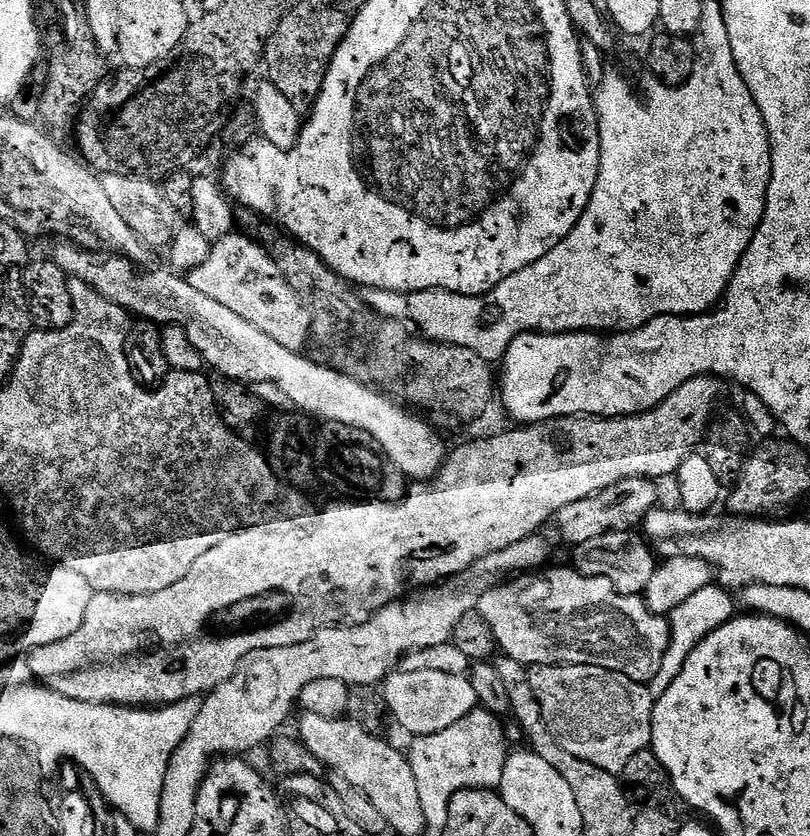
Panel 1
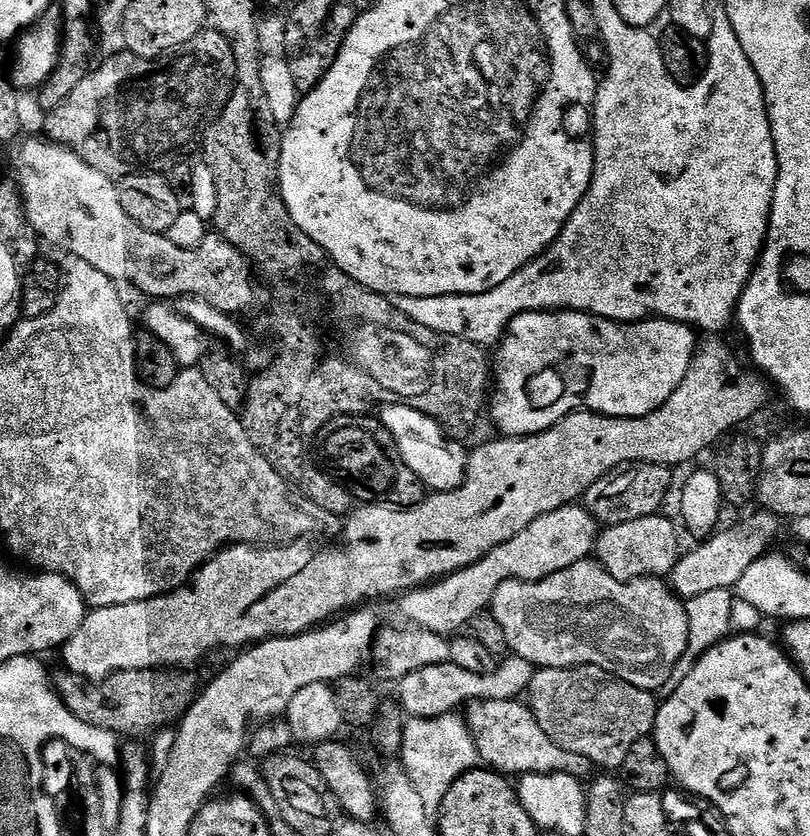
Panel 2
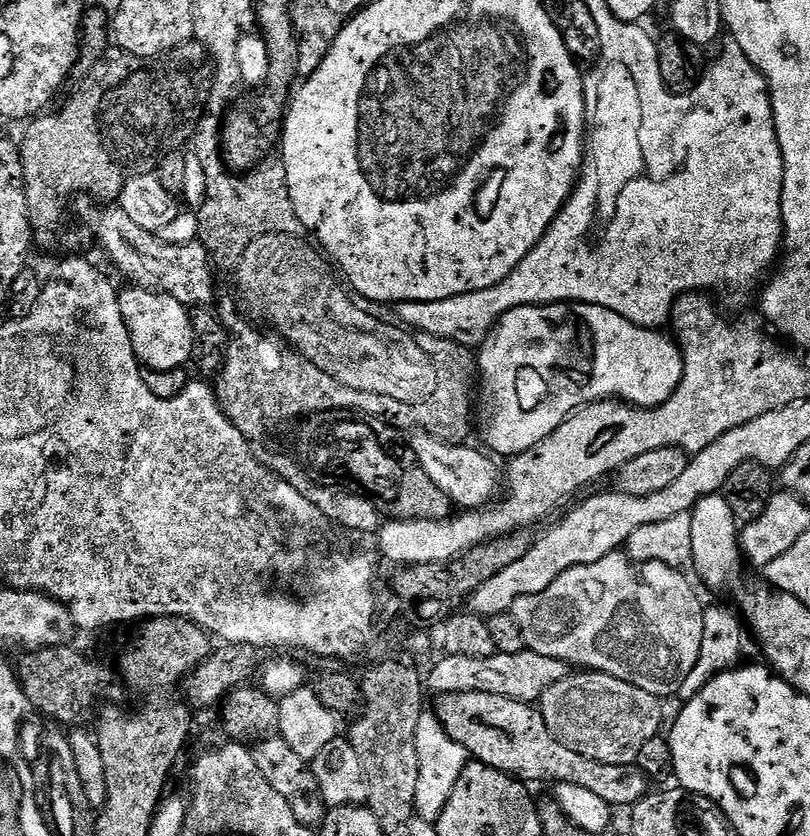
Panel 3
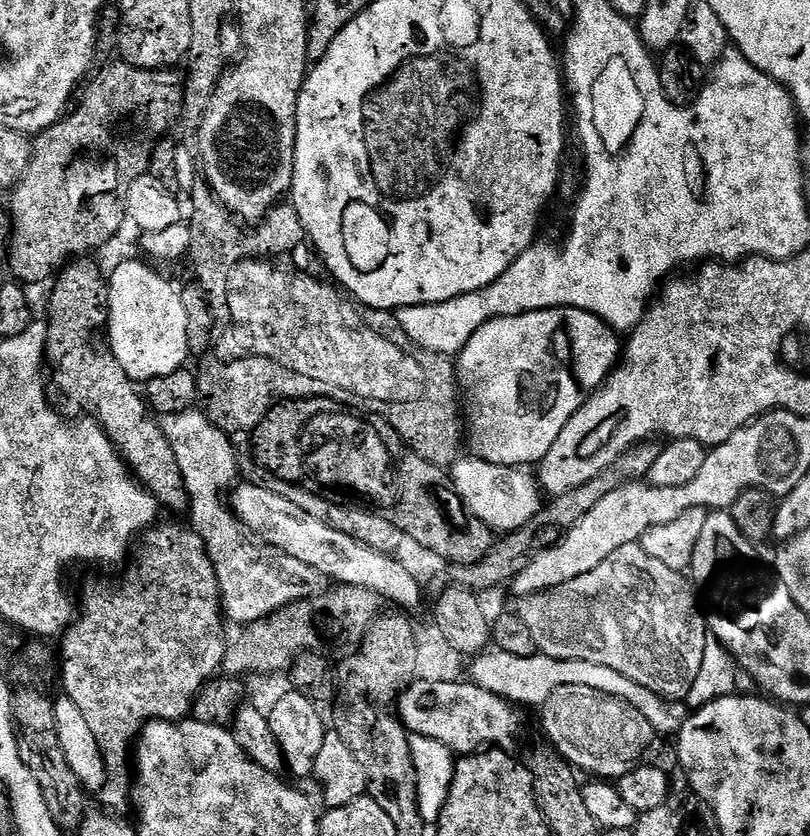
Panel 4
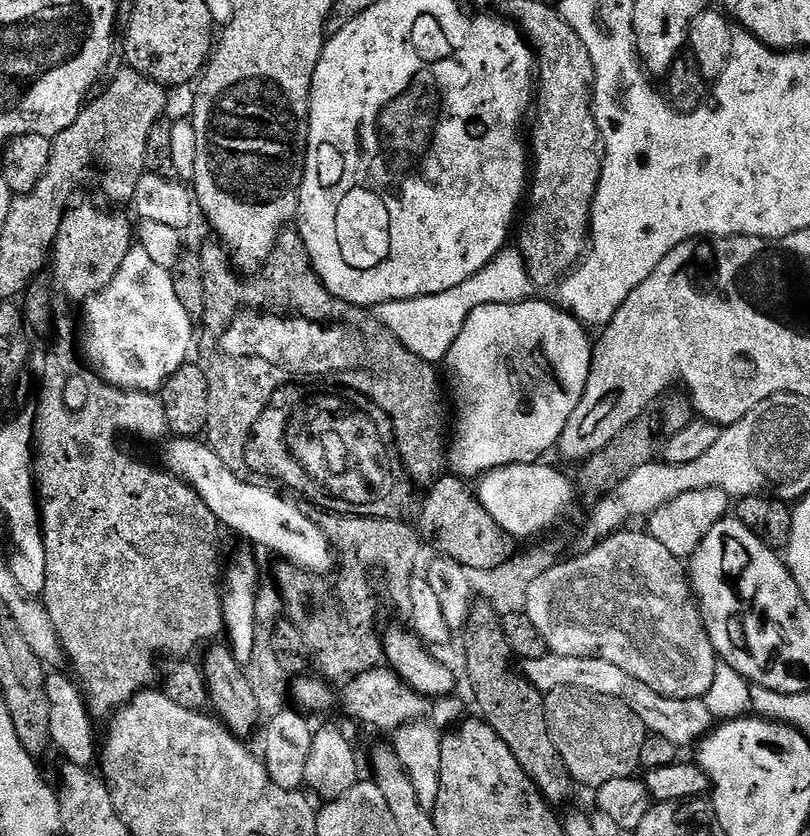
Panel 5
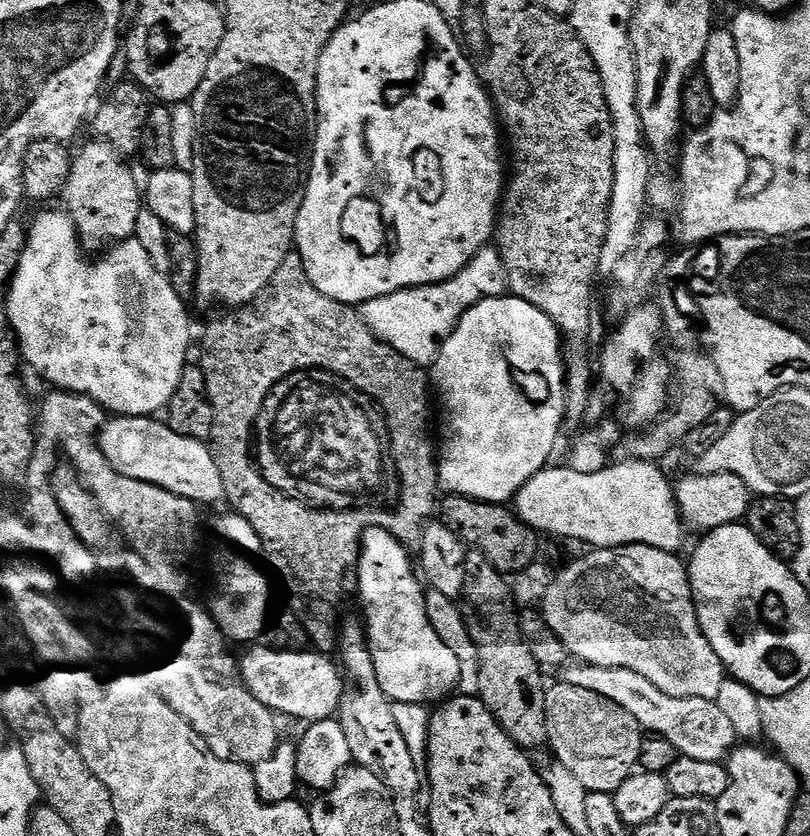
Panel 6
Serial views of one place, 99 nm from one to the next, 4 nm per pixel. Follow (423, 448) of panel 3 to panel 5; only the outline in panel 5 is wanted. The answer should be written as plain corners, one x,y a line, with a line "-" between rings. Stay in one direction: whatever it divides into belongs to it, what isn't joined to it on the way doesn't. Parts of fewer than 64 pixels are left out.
548,462
511,464
505,468
496,468
492,472
486,472
479,477
478,499
480,505
484,507
486,514
490,514
490,518
494,518
494,522
498,522
498,526
502,526
502,530
506,530
513,538
536,536
539,532
554,527
559,522
560,516
567,514
568,507
572,504
573,481
571,479
568,481
558,469
551,468
550,465
544,463

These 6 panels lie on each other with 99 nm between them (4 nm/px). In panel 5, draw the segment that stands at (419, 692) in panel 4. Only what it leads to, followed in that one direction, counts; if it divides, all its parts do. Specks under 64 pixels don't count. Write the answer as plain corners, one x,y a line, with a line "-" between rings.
379,666
369,672
353,676
343,688
345,710
354,719
361,720
364,724
373,724
388,734
395,733
396,729
405,728
413,722
424,721
437,729
448,730
465,719
466,705
455,695
429,698
418,694
388,666

